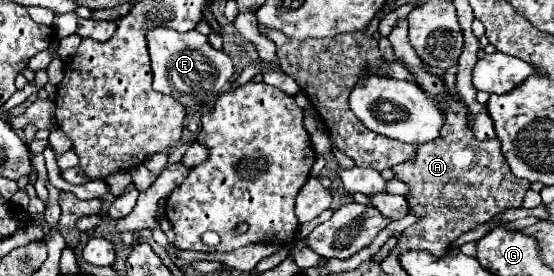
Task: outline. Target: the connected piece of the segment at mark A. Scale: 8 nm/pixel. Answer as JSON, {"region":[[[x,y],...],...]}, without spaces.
{"region":[[[400,20],[394,26],[388,40],[392,42],[396,56],[404,60],[408,70],[414,74],[416,84],[420,84],[428,92],[428,96],[436,98],[446,112],[446,122],[440,130],[440,136],[434,142],[420,144],[416,150],[416,160],[392,168],[396,178],[410,186],[410,194],[406,196],[410,210],[420,216],[418,224],[404,230],[404,238],[400,240],[402,246],[408,246],[408,250],[426,250],[442,258],[448,254],[448,246],[460,234],[472,230],[482,222],[492,220],[498,212],[504,212],[506,208],[520,208],[530,182],[512,176],[496,138],[480,142],[476,140],[472,130],[468,130],[464,104],[458,100],[458,96],[448,96],[442,78],[430,74],[422,60],[416,56],[408,40],[406,20]]]}

